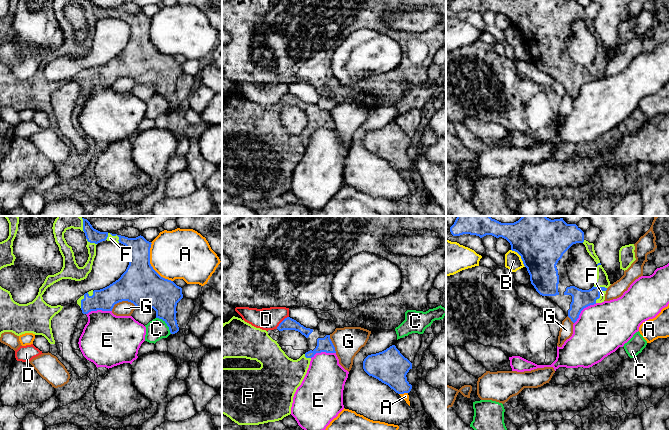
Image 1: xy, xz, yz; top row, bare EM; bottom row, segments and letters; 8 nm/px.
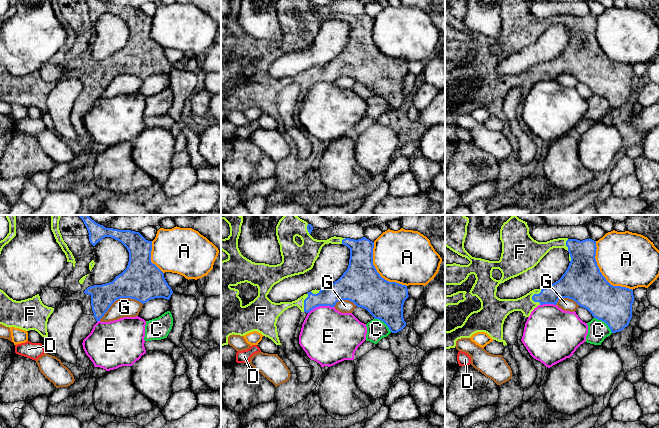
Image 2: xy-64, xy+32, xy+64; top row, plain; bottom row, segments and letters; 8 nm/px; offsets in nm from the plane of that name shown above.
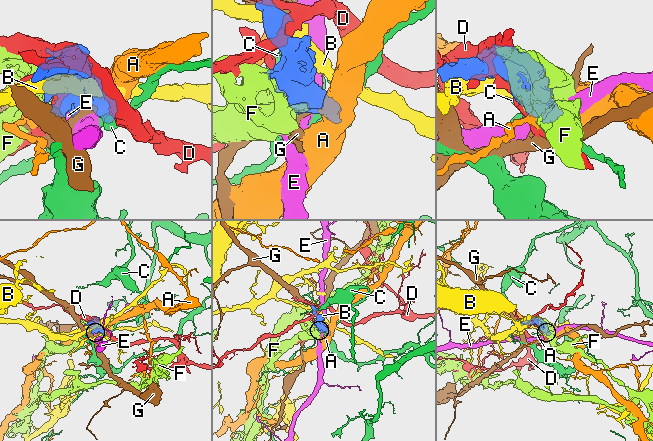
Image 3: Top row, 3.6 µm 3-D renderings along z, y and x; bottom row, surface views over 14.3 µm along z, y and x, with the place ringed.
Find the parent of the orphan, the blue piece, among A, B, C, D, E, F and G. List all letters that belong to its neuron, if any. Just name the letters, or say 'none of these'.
F

